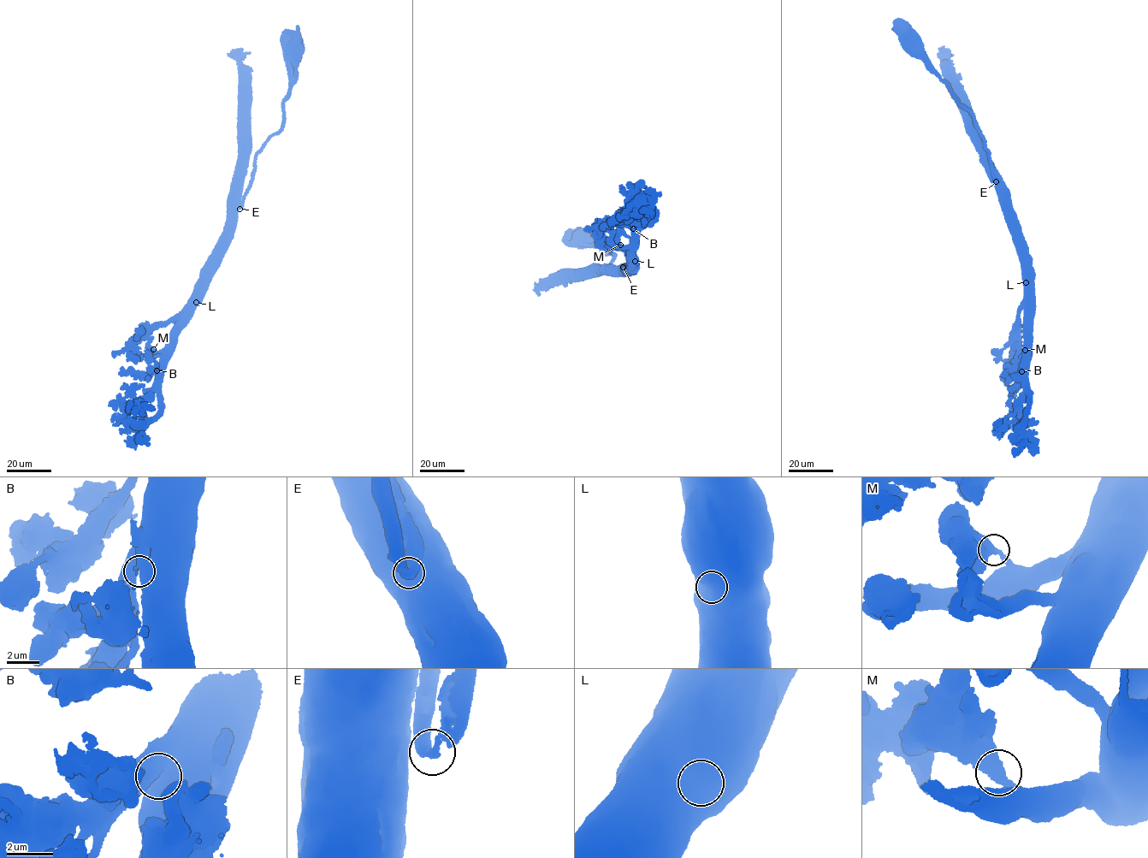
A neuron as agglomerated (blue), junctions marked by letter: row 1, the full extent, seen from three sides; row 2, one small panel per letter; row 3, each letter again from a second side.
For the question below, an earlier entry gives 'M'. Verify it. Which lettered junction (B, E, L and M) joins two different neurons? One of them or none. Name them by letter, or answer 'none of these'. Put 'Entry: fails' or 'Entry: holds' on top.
Entry: fails
none of these

